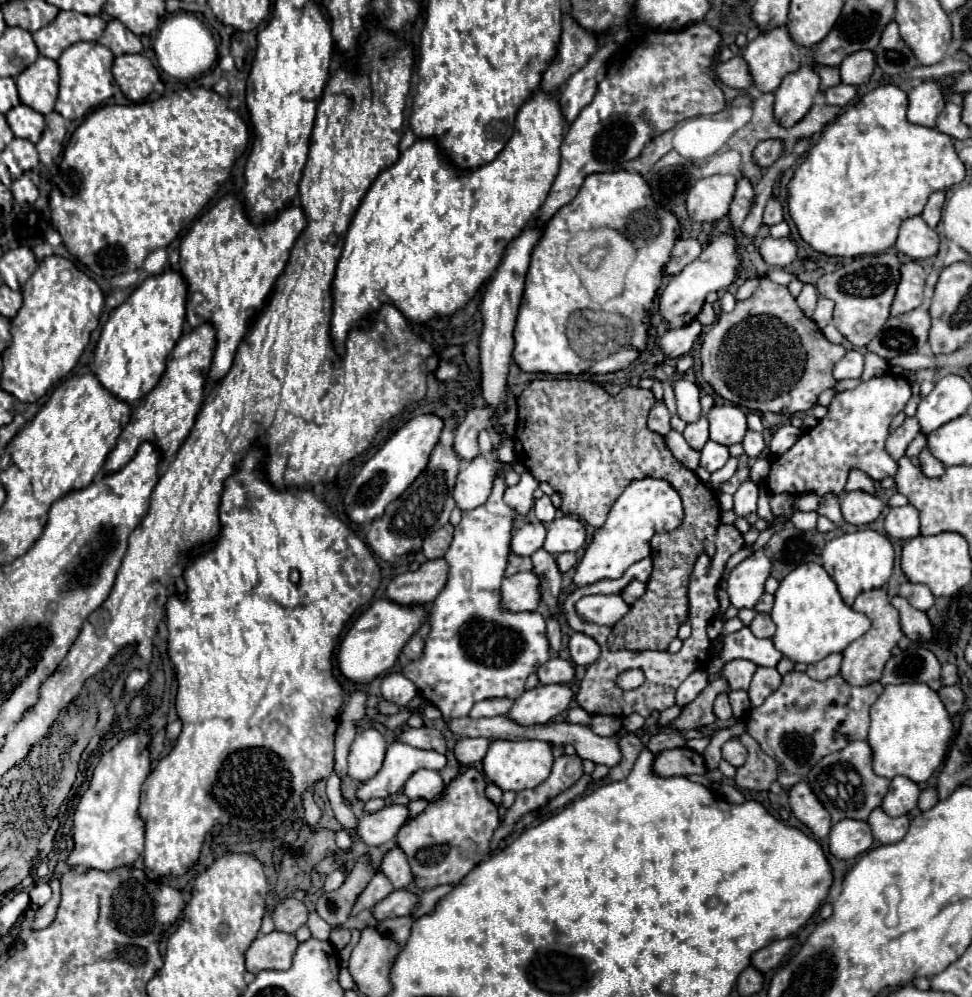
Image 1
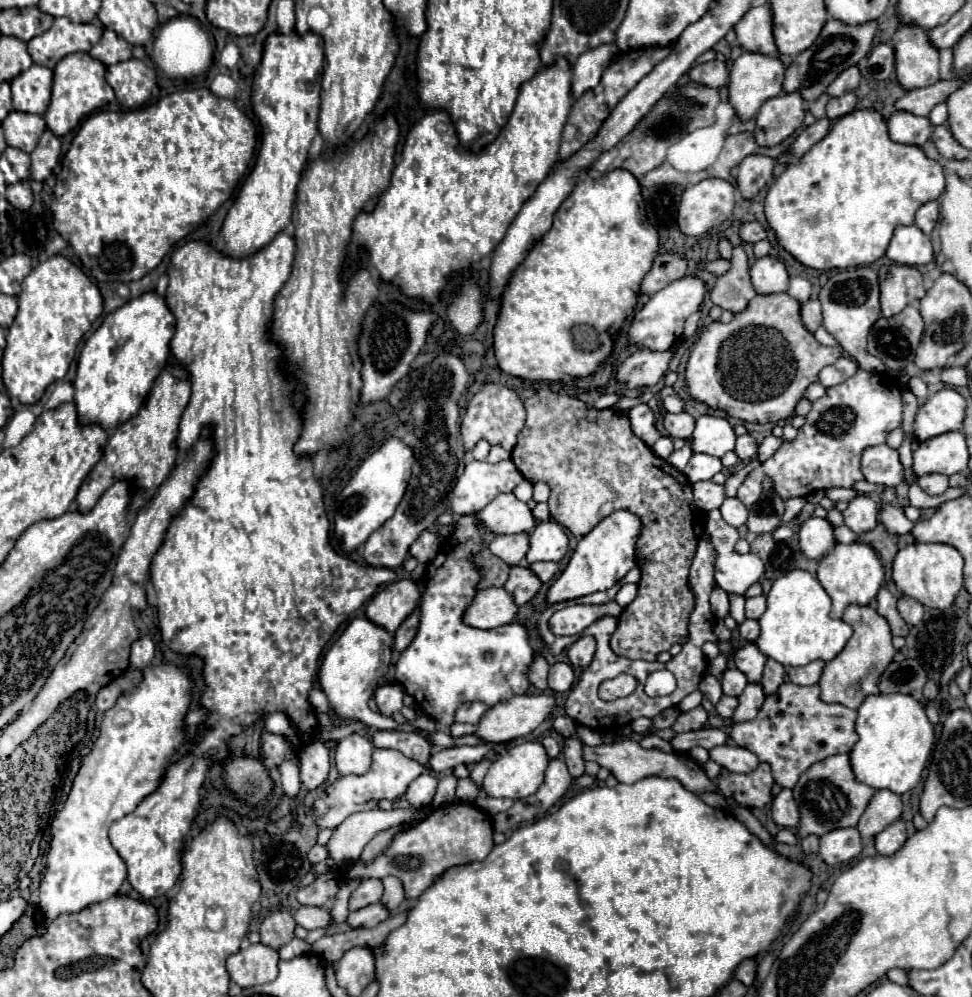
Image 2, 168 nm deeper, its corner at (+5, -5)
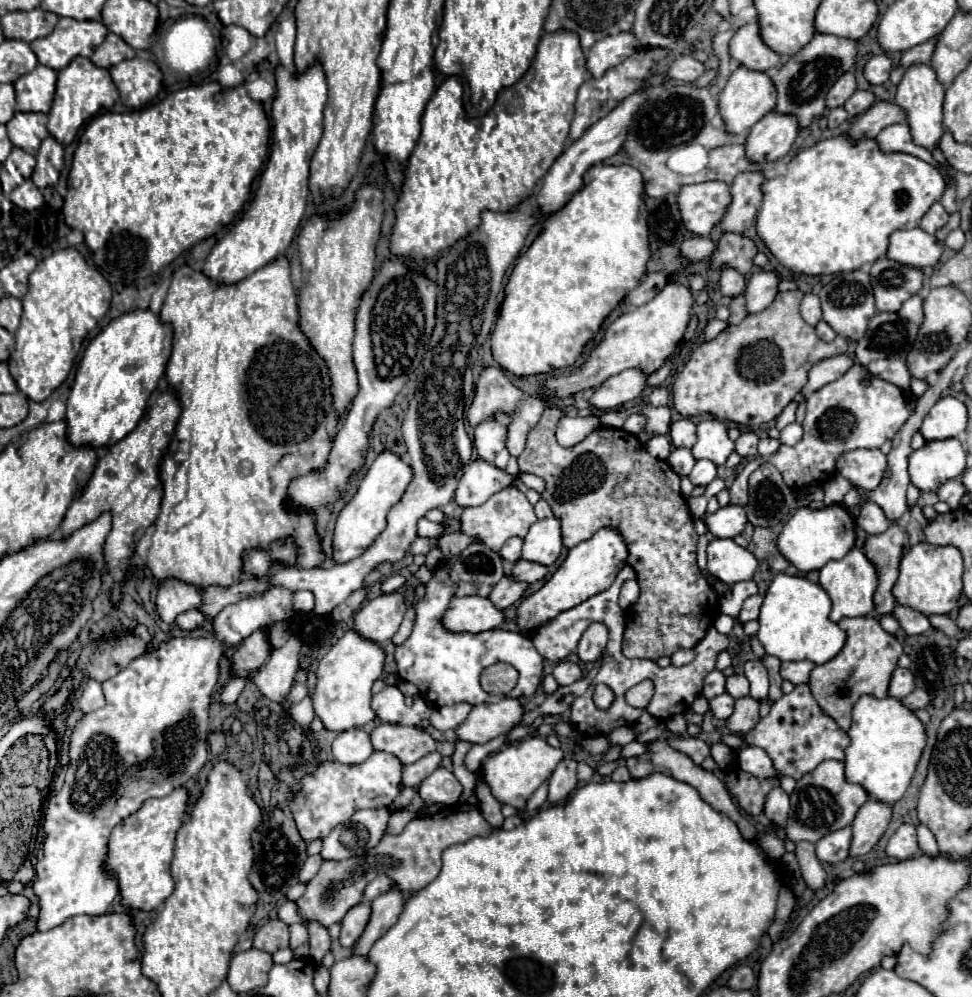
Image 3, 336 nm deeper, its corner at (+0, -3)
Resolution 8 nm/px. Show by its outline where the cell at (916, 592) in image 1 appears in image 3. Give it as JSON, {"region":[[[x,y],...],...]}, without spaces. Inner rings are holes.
{"region":[[[898,604],[894,608],[894,618],[900,622],[900,626],[906,634],[922,634],[922,632],[926,632],[926,628],[930,628],[928,618],[910,606]]]}

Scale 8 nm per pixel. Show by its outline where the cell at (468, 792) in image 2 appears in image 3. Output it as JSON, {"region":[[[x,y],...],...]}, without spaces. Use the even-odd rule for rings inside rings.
{"region":[[[438,768],[420,784],[418,794],[426,804],[456,804],[462,796],[462,784],[452,772]]]}

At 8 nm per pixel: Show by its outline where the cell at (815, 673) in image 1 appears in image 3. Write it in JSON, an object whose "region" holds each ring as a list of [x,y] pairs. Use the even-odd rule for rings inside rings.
{"region":[[[782,662],[782,668],[780,668],[780,674],[782,678],[790,680],[794,686],[796,684],[808,684],[810,682],[810,672],[816,664],[814,662]]]}

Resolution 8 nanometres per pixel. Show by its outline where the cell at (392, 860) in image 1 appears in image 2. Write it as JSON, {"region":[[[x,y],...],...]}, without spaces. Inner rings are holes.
{"region":[[[387,876],[383,878],[383,886],[385,886],[385,894],[381,898],[381,904],[393,912],[401,906],[401,902],[405,900],[405,894],[403,894],[403,884],[395,878],[395,876]]]}

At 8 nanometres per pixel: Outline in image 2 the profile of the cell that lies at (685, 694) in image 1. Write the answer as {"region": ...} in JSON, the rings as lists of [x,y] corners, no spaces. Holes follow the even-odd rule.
{"region":[[[697,690],[697,692],[691,692],[689,696],[685,696],[681,702],[679,702],[679,710],[681,712],[689,712],[689,710],[693,710],[693,708],[697,708],[699,704],[701,704],[701,692]]]}

